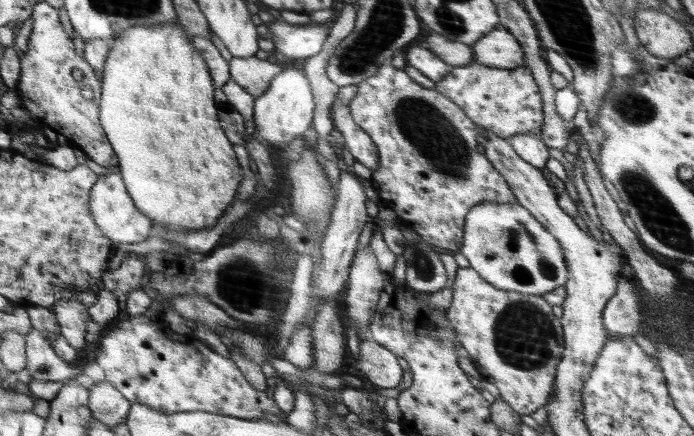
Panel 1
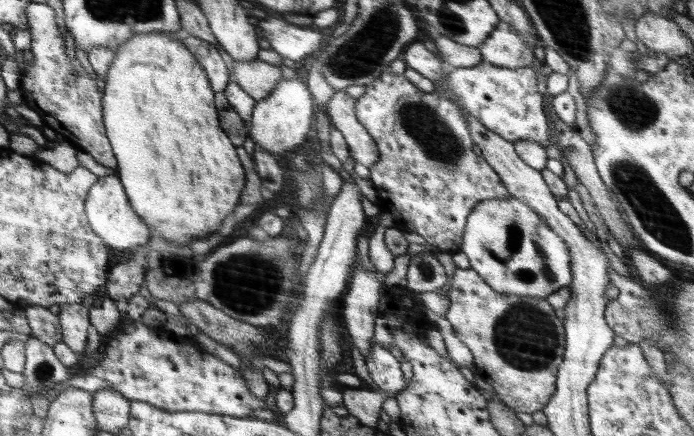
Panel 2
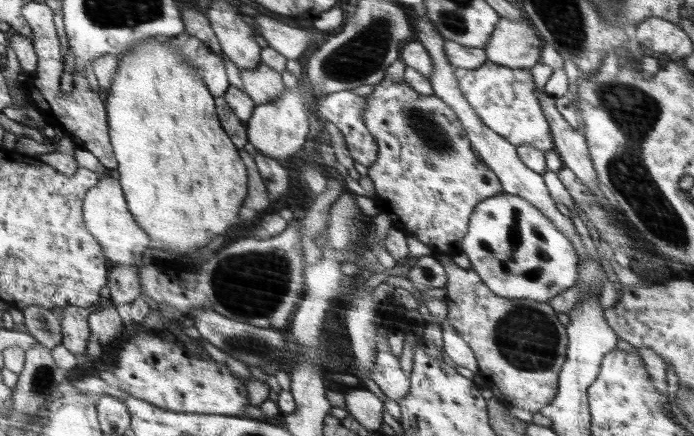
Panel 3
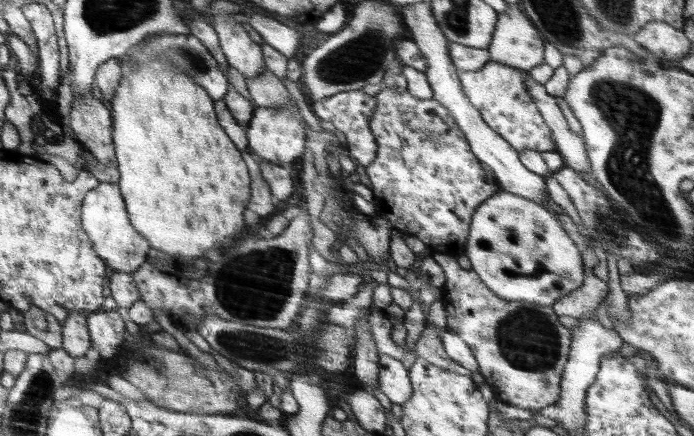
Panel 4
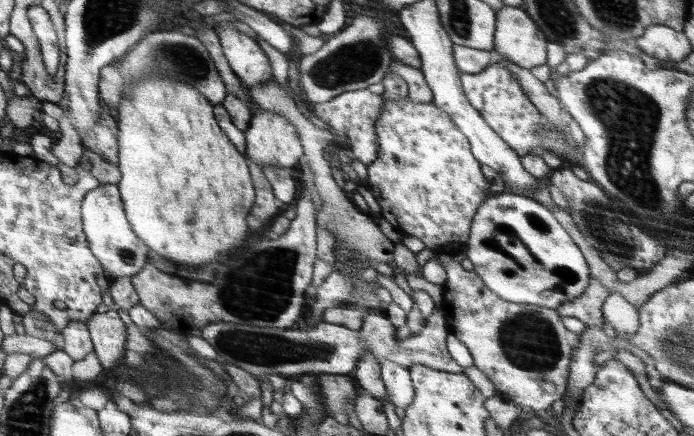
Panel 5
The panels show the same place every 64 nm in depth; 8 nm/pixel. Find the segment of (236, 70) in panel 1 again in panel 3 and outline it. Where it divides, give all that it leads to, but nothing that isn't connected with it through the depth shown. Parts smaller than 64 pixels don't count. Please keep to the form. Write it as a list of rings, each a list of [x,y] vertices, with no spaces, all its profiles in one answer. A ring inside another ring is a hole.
[[[264,63],[254,69],[240,69],[240,80],[256,105],[274,101],[285,89],[281,74]]]

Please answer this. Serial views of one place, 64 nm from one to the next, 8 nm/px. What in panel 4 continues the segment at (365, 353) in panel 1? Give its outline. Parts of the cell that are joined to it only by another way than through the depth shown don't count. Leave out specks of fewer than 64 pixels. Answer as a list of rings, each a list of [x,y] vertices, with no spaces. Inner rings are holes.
[[[379,355],[378,382],[381,391],[388,396],[394,404],[406,404],[413,396],[412,380],[409,371],[402,362],[388,355]]]

